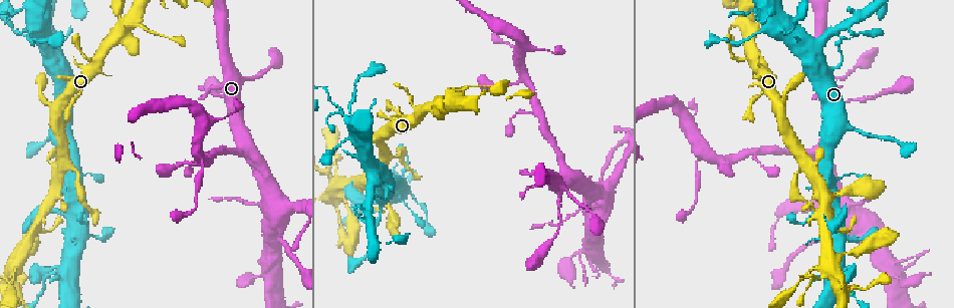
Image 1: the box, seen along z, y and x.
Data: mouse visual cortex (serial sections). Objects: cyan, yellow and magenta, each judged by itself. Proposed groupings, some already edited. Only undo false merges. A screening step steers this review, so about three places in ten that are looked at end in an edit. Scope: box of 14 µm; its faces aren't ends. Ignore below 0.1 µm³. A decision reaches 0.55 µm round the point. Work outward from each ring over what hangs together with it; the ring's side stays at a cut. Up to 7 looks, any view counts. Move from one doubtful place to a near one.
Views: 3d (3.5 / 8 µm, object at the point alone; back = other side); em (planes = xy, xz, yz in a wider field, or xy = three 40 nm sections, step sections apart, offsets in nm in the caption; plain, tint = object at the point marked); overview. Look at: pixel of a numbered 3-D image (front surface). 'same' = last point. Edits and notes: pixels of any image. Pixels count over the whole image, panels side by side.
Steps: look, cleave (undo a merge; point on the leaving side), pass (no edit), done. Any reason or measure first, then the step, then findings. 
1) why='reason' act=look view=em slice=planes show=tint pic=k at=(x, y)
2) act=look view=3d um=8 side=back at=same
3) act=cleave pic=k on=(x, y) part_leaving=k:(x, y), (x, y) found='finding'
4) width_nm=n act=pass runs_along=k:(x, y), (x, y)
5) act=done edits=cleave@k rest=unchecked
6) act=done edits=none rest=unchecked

why='sudden change in width' act=look view=3d um=3.5 side=back pic=1 at=(202, 168)

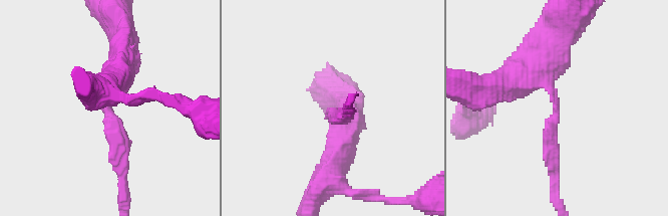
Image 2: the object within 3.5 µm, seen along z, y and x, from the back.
arm_widths_nm=250,500 act=pass found='all the same cell'

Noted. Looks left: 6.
why='calibre changes' act=look view=3d um=3.5 pic=1 at=(277, 237)

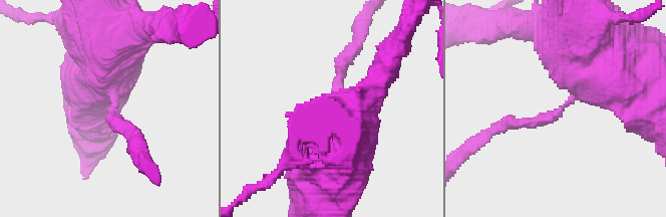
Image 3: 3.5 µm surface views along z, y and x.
act=look view=em slice=planes show=tint pic=3 at=(561, 106)

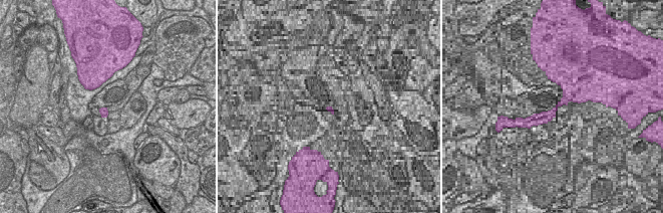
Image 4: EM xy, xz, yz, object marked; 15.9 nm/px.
act=pass runs_along=3:(594, 57), (553, 117), (504, 126) found='one cell here'

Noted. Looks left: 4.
why='thick turns thin' act=look view=3d um=3.5 pic=1 at=(852, 99)

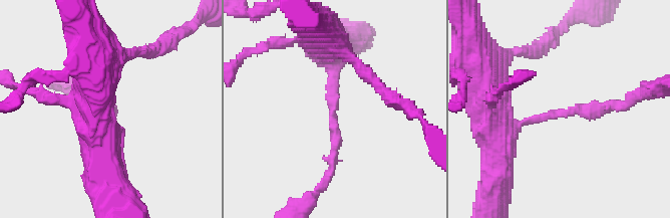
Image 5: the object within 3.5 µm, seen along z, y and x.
arm_widths_nm=150,200 why='need the tissue' act=look view=em slice=xy step=5 show=tint pic=5 at=(331, 113)

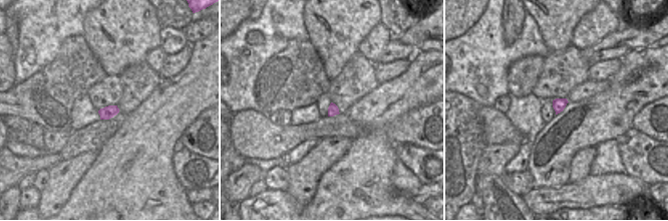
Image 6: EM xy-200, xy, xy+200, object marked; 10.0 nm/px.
why='another direction' act=look view=em slice=planes show=tint at=same

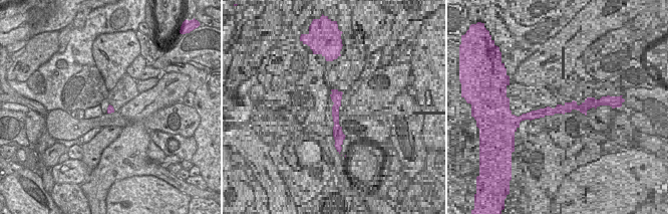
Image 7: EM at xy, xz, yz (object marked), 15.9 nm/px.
act=pass runs_along=5:(496, 134), (546, 115), (625, 102) found='one cell here'

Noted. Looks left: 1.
act=done edits=none rest=unchecked

